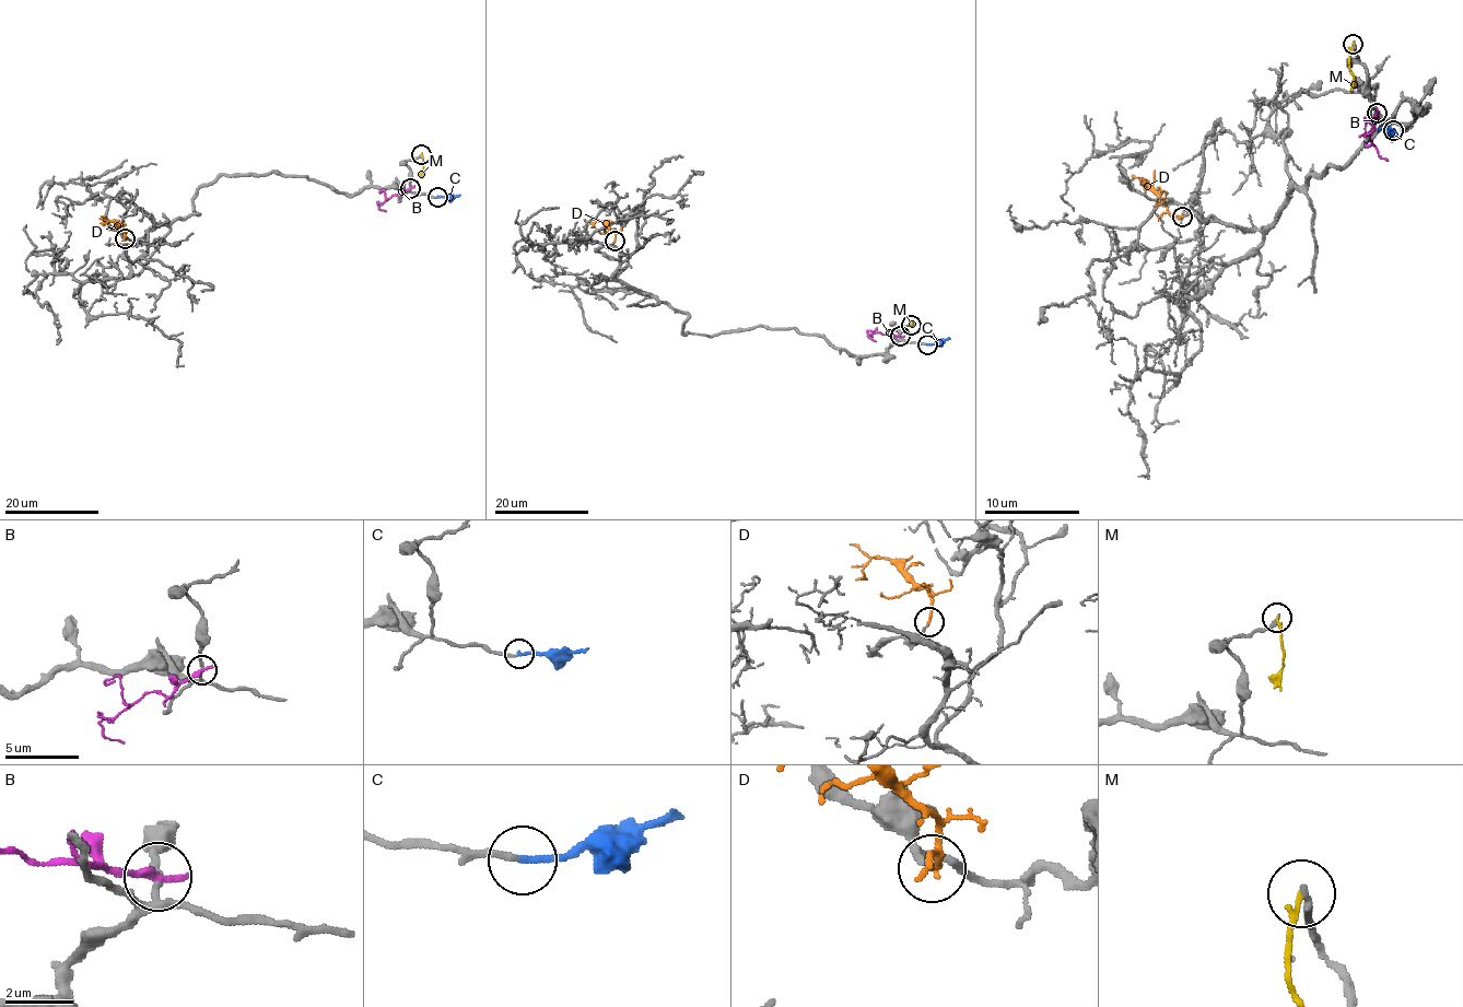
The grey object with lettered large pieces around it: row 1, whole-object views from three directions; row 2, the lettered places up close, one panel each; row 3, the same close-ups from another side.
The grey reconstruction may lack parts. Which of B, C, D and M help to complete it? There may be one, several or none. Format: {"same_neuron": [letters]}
{"same_neuron": ["C", "D"]}

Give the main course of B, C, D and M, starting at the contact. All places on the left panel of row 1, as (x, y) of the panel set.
B: (410, 188), (379, 203), (385, 211)
C: (437, 196), (460, 195)
D: (124, 238), (125, 233), (114, 222), (104, 224), (101, 217)
M: (421, 154), (421, 177)

